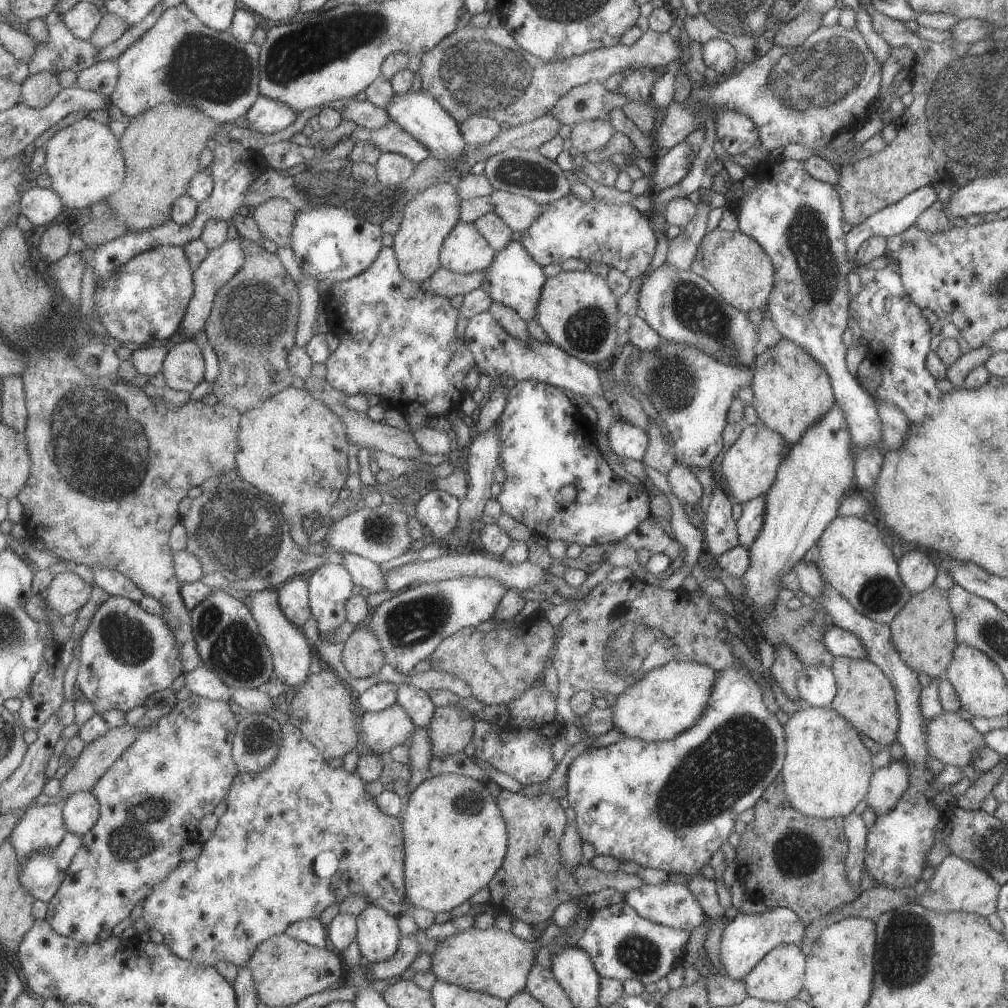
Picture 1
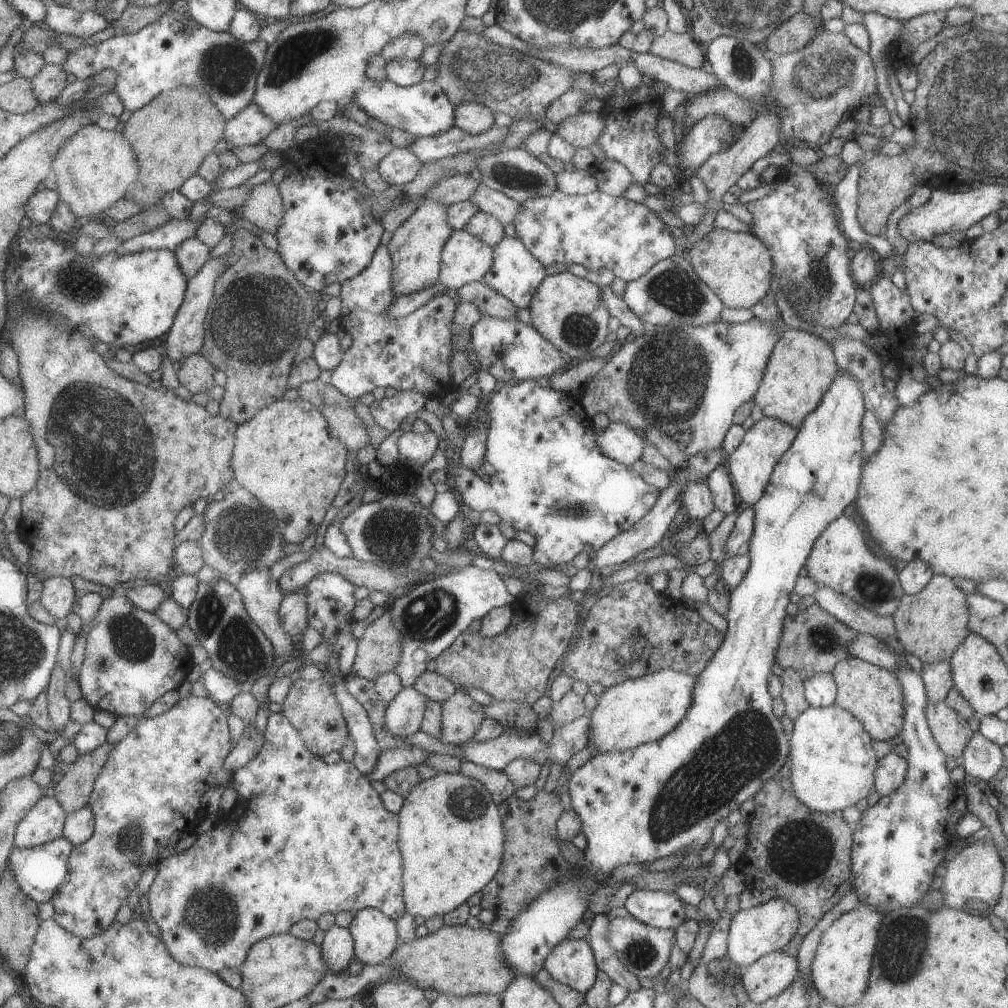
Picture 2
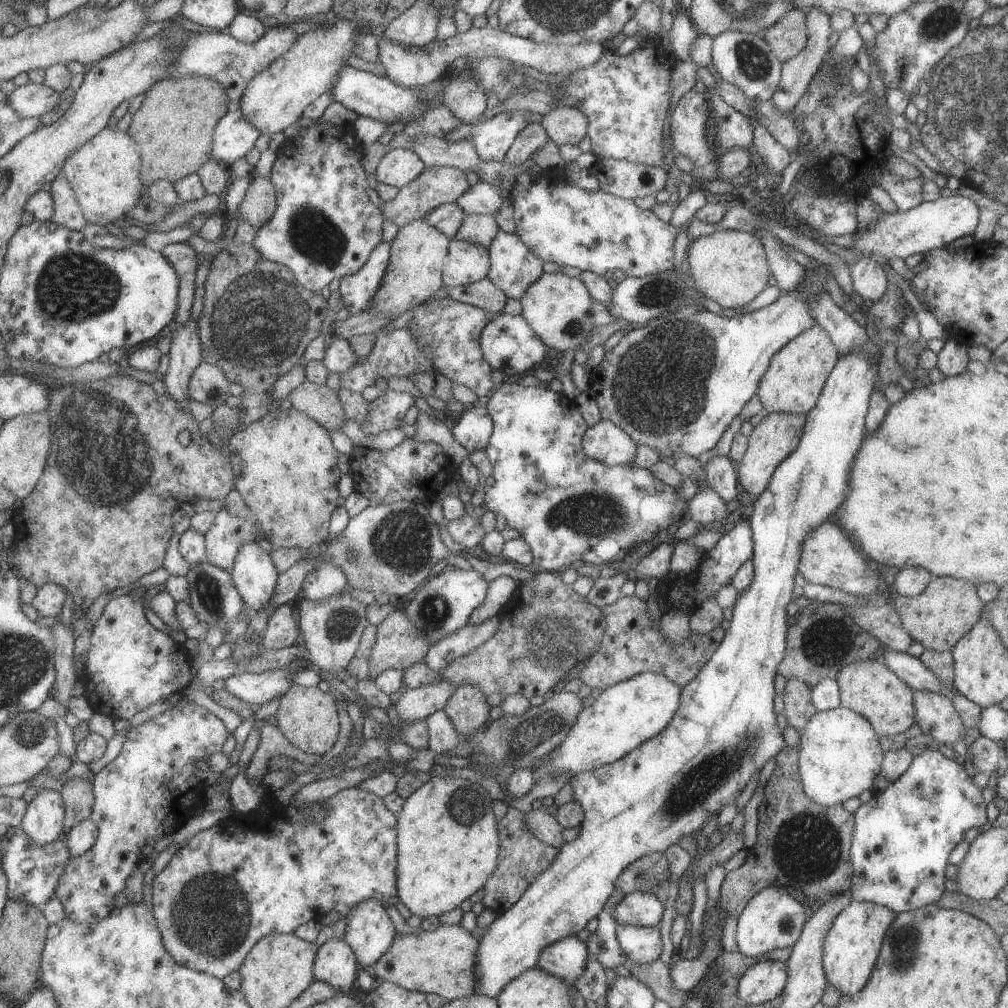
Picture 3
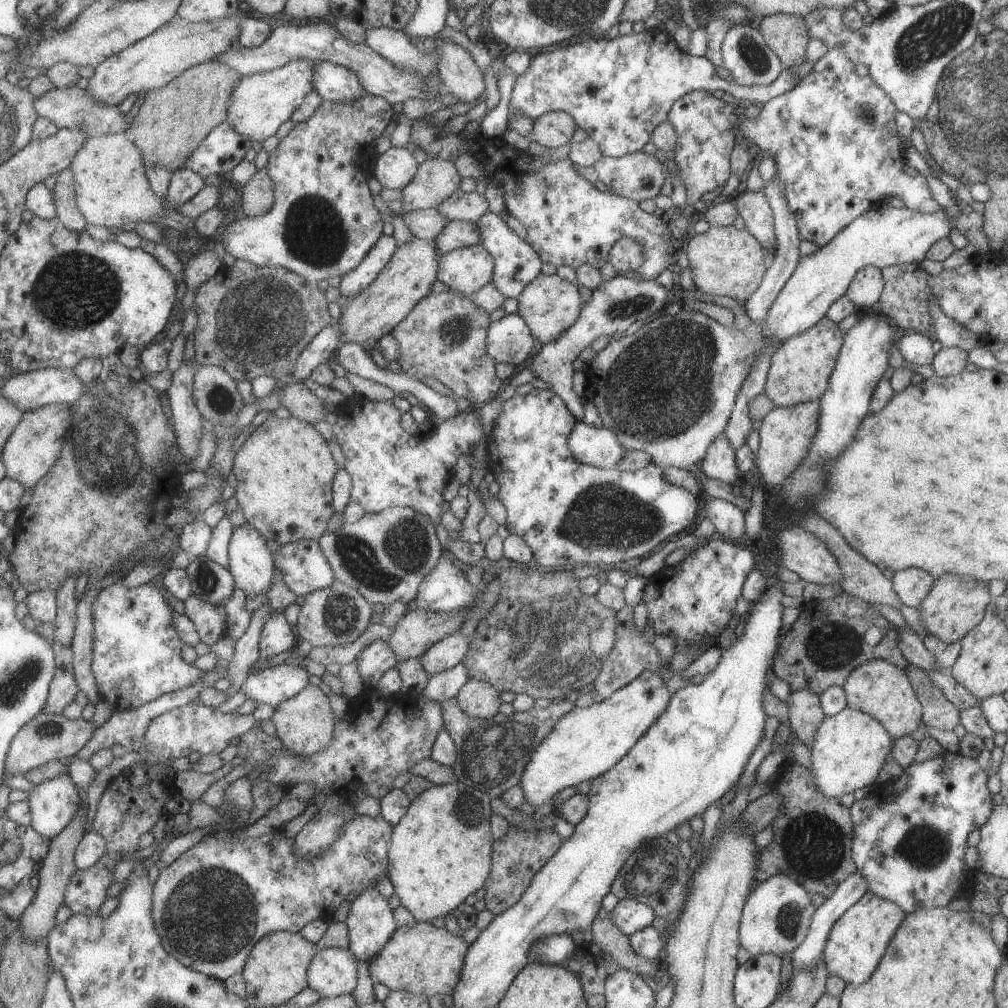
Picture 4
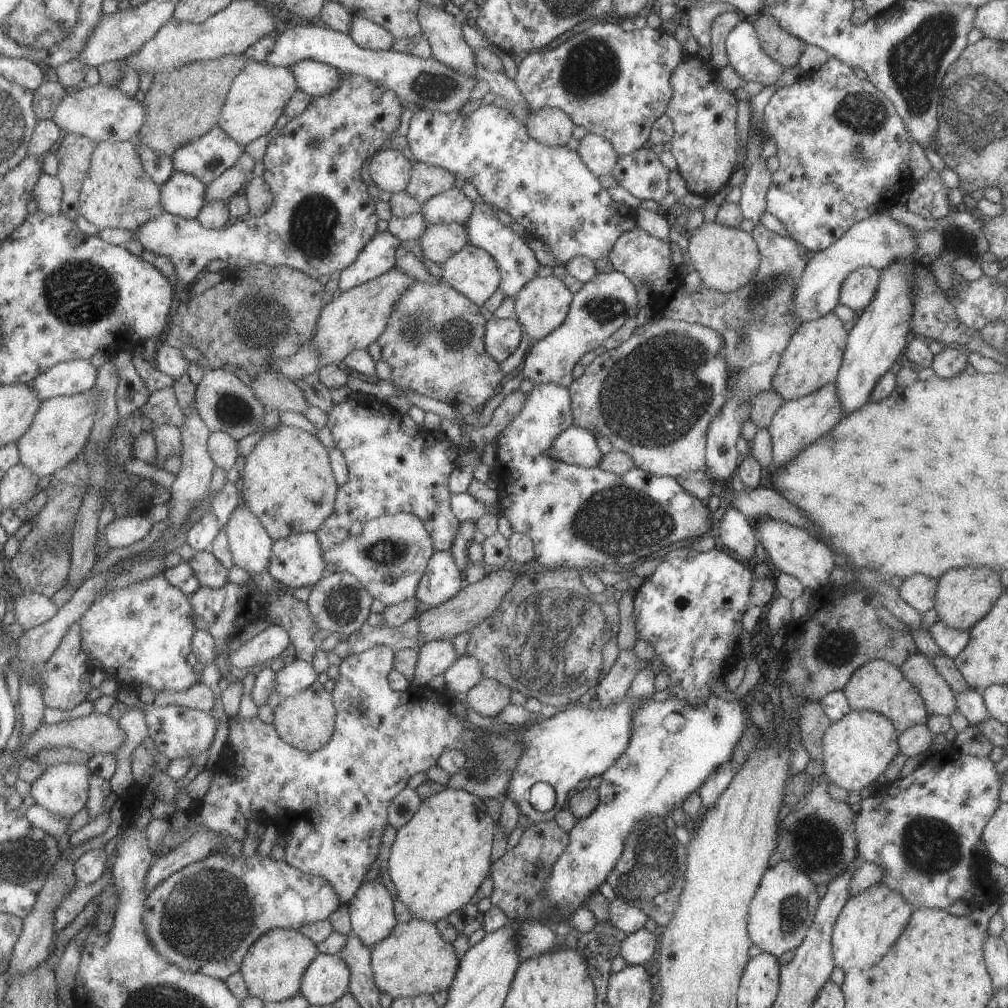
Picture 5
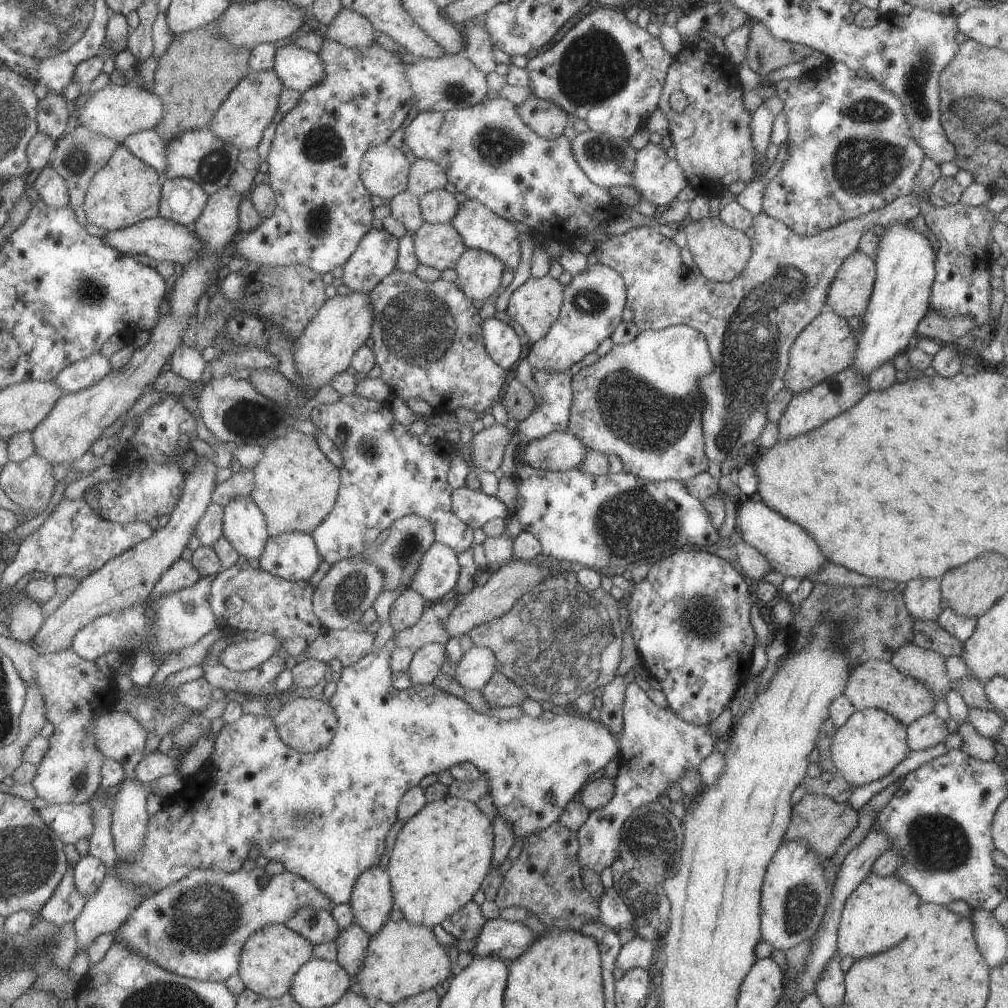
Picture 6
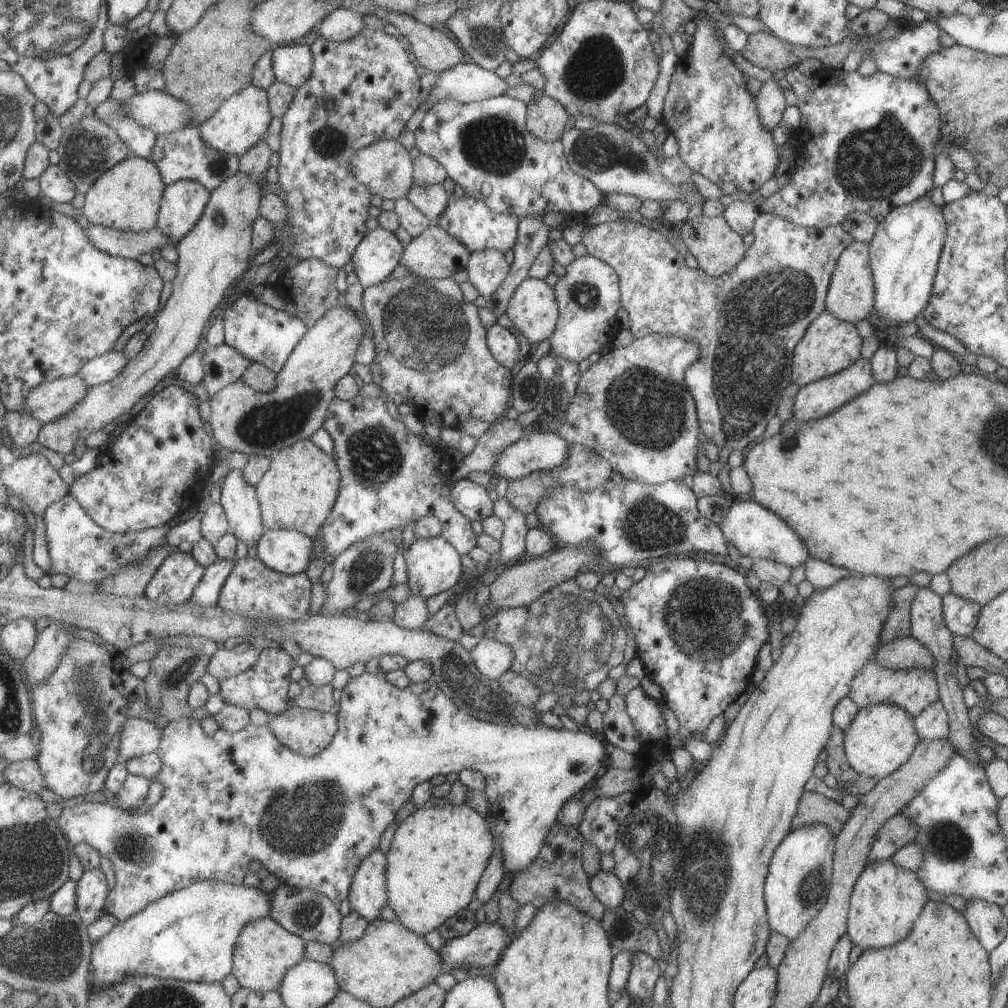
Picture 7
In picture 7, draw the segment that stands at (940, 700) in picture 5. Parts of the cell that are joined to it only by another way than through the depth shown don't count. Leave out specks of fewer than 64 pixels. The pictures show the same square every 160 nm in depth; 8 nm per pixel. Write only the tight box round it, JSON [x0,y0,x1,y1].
[873,636,934,670]

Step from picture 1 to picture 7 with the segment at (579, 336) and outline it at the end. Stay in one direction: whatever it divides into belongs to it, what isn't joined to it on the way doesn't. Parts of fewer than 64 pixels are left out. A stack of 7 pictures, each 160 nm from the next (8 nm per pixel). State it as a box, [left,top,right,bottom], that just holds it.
[504,277,558,344]

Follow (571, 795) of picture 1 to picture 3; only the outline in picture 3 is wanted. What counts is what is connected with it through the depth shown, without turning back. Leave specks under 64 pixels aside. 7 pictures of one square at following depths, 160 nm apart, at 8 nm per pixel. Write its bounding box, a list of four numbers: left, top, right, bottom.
[473,349,878,999]

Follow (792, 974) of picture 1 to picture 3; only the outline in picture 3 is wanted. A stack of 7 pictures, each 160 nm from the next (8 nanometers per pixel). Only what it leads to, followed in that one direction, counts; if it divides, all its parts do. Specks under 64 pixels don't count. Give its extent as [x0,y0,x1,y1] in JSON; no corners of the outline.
[738,960,786,1004]

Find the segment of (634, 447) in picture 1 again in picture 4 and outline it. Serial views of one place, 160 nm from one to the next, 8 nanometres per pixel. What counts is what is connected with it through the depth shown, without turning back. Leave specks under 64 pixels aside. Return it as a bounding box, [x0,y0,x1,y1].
[566,421,625,469]

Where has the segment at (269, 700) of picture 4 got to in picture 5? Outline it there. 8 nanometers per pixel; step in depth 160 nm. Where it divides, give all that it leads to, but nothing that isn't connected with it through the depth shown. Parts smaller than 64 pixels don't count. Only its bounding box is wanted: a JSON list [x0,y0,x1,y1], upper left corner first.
[272,659,317,698]

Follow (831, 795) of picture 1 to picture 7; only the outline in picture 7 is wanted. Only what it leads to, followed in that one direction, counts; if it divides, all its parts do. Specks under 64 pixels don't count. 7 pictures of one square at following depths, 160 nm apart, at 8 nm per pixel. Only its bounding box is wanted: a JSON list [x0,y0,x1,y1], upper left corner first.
[843,703,919,780]

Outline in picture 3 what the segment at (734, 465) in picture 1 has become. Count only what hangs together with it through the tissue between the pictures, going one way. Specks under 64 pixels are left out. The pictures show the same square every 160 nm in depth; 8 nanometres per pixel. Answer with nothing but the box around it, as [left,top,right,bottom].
[736,413,805,496]

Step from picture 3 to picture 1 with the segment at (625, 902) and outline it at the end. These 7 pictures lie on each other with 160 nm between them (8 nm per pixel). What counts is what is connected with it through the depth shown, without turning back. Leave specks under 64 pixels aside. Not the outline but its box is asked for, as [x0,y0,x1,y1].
[624,881,706,932]

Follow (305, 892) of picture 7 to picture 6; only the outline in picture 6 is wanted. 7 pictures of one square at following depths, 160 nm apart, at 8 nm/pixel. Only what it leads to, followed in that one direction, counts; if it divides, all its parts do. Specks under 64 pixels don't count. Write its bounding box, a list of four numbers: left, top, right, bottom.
[284,906,339,946]

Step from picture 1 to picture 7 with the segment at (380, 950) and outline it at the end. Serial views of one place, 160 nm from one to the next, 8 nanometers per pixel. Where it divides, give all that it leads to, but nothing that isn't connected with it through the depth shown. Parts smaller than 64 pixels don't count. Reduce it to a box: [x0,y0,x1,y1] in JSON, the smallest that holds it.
[346,847,387,922]

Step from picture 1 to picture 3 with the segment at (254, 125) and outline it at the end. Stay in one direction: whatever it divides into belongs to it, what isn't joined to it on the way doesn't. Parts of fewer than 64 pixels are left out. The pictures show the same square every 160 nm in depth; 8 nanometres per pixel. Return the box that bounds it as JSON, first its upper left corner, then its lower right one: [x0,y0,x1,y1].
[210,110,260,168]

